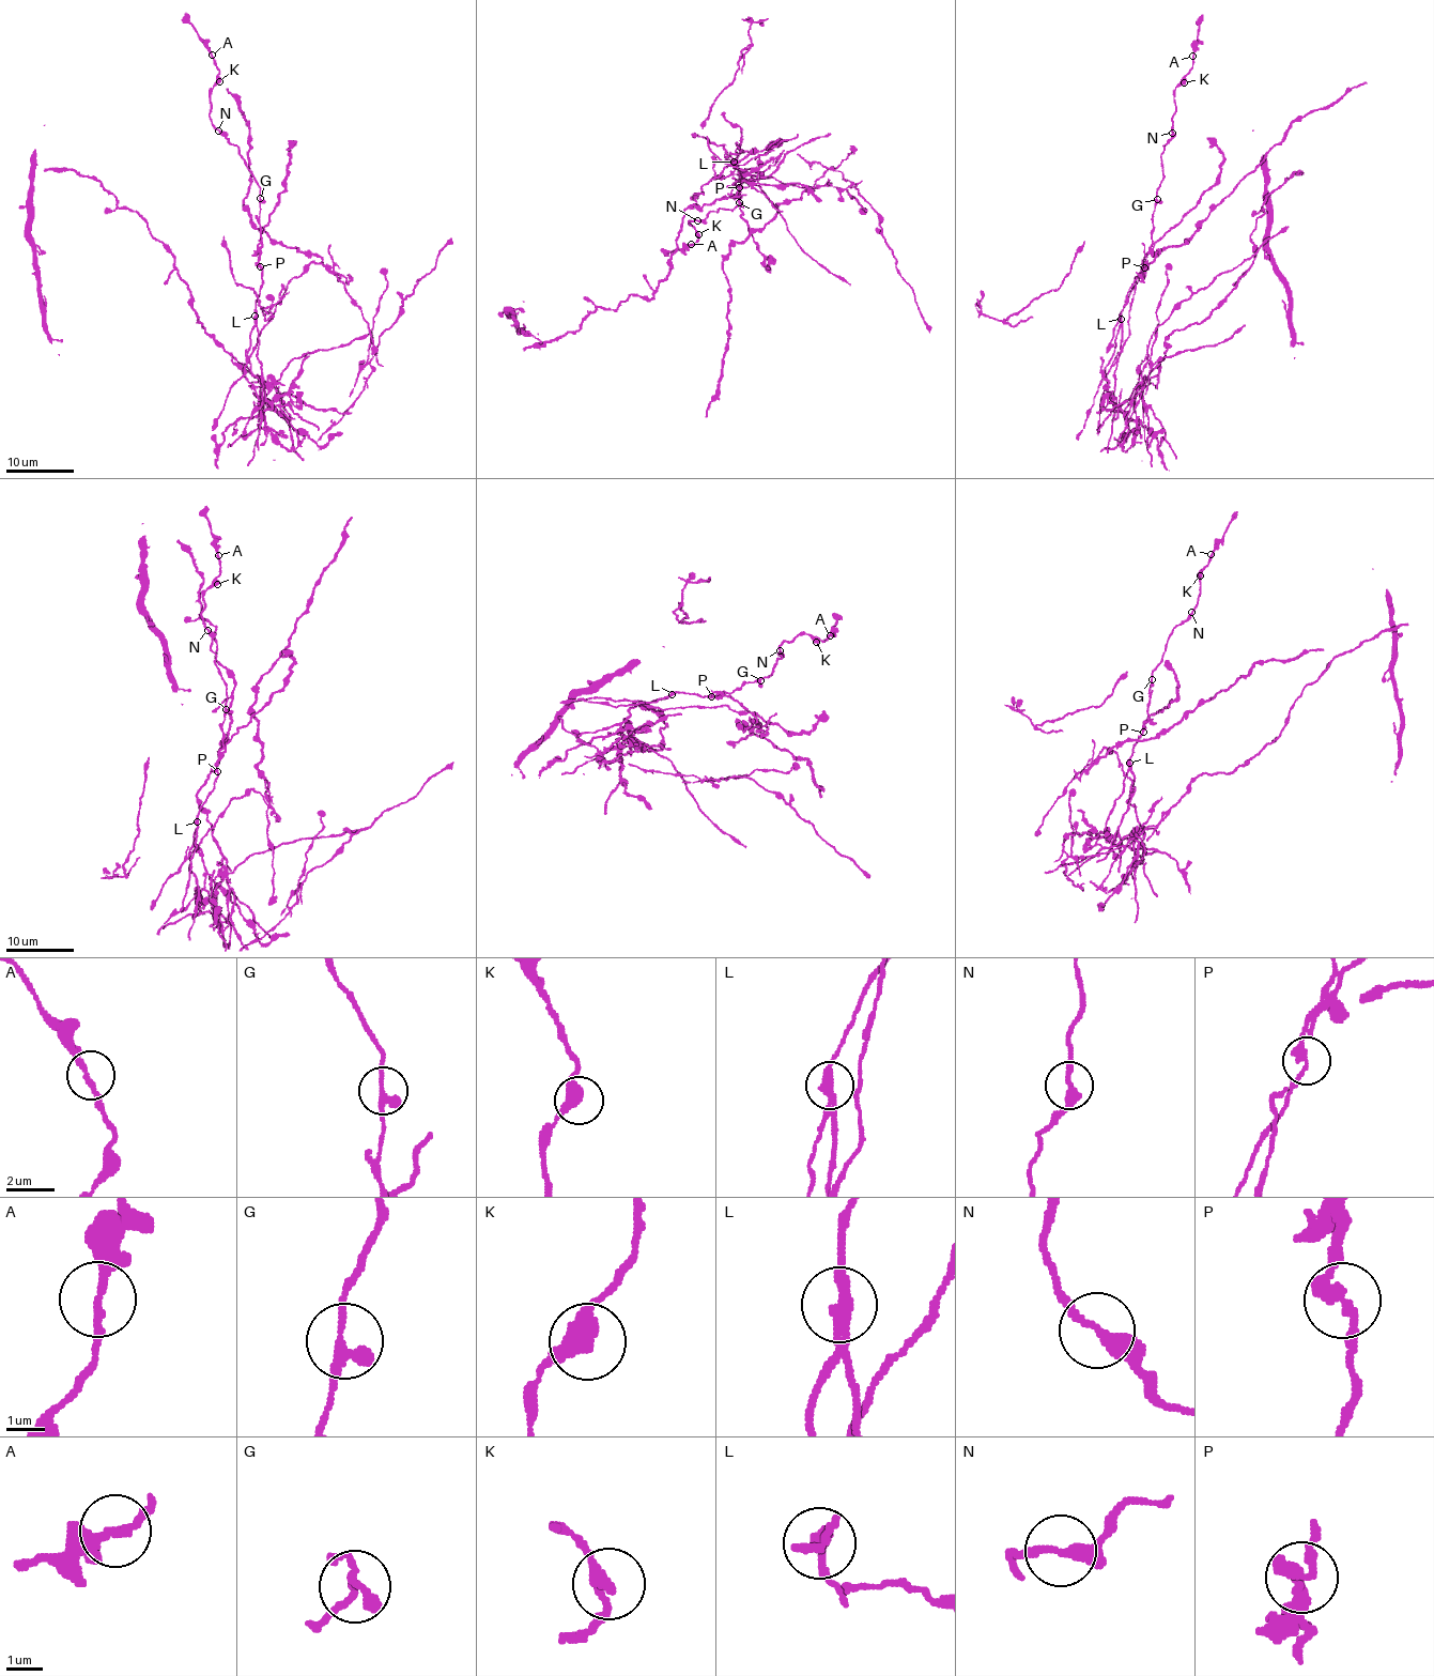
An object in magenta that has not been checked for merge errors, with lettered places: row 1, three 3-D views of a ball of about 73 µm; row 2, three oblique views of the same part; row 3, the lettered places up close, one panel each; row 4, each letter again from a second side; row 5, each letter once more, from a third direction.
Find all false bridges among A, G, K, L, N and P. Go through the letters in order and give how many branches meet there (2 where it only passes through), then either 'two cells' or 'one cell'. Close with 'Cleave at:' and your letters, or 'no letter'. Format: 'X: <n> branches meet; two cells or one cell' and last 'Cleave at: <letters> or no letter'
A: 2 branches meet; one cell
G: 2 branches meet; one cell
K: 2 branches meet; one cell
L: 2 branches meet; two cells
N: 2 branches meet; one cell
P: 2 branches meet; two cells
Cleave at: L, P

